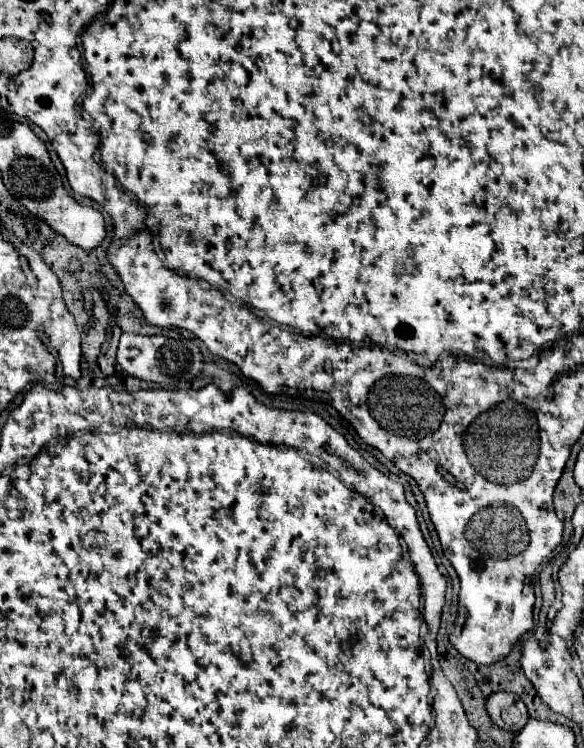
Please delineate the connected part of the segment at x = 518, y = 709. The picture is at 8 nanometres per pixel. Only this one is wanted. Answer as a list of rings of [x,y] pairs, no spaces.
[[[494,692],[486,700],[486,710],[492,722],[502,730],[518,732],[528,722],[528,712],[524,702],[512,692]]]

